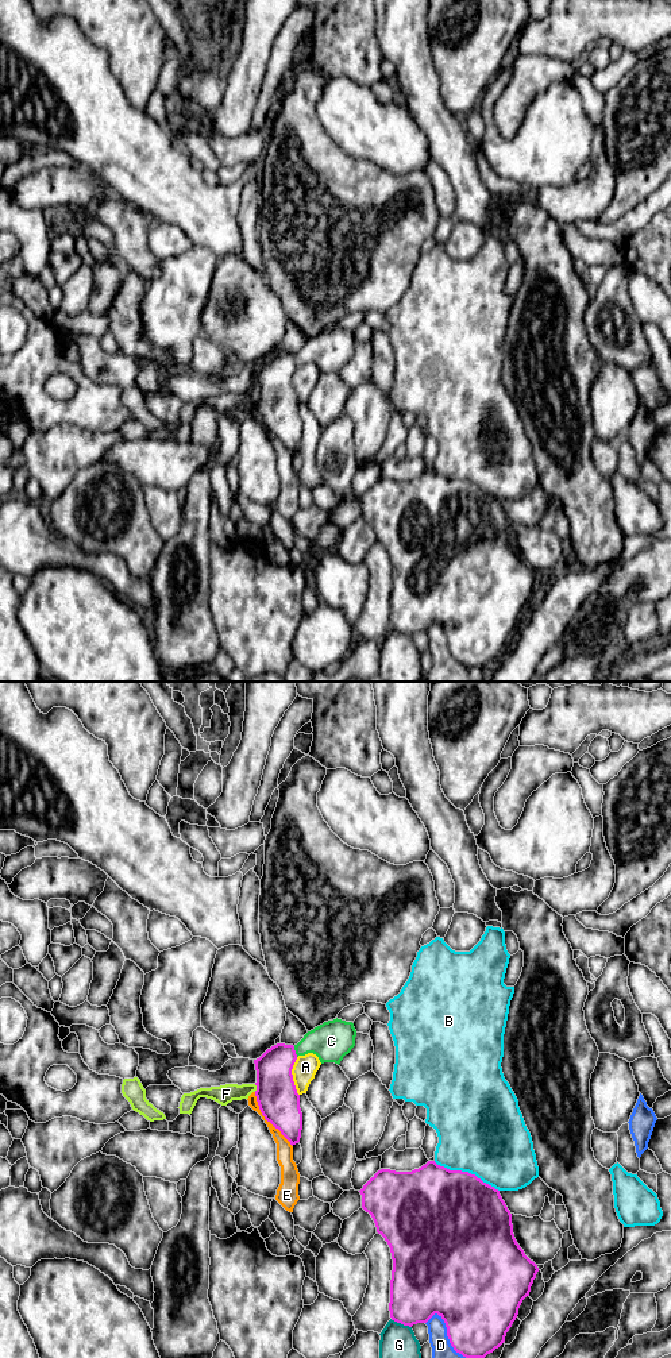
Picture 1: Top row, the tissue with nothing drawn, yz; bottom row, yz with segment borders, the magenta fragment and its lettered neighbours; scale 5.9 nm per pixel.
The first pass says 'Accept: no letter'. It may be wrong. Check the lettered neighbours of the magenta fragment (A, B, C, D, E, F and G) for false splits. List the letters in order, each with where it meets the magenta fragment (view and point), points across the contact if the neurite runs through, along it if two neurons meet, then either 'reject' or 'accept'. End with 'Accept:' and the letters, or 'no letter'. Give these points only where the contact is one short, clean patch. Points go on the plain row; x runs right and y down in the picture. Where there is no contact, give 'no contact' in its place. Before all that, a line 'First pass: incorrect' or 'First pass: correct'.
First pass: incorrect
A: yz (292, 385) | reject
B: yz (466, 481) | reject
C: yz (294, 361) | across yz (276, 397), (276, 379), (294, 361), (313, 350), (331, 350) | accept
D: yz (448, 647) | reject
E: yz (267, 429) | reject
F: yz (257, 397) | reject
G: yz (401, 632) | reject
Accept: C

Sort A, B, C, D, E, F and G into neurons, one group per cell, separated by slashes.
A / B / C / D / E / F / G

